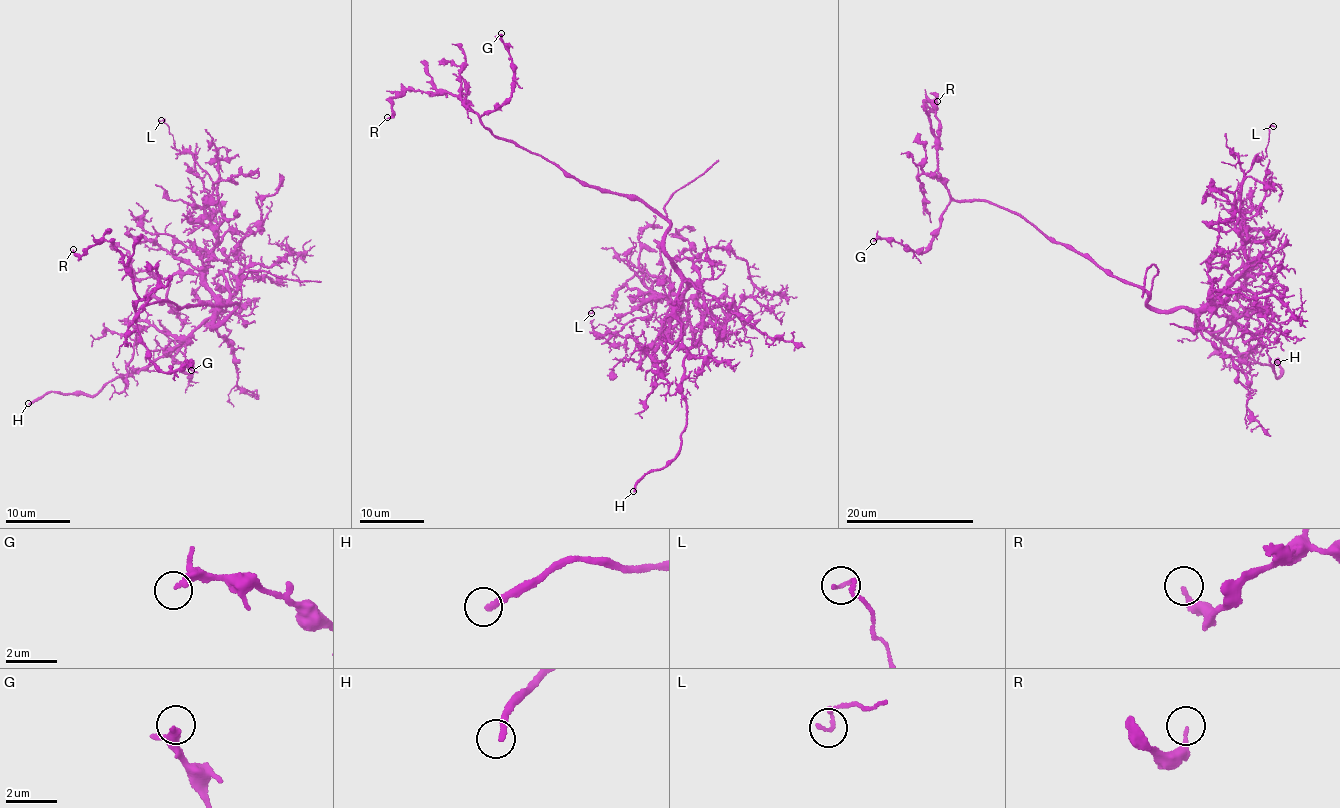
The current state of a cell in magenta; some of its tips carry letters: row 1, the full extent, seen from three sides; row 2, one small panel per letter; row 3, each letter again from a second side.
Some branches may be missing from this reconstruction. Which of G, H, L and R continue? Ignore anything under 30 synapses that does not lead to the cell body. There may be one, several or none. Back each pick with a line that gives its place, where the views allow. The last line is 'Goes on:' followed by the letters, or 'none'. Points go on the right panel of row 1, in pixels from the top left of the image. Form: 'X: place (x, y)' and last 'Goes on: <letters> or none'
H: place (1277, 362)
Goes on: H

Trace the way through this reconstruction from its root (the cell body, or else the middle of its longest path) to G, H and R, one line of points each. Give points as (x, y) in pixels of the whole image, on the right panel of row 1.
G: (1128, 282), (1056, 242), (1022, 215), (987, 201), (950, 202), (925, 251), (908, 251), (893, 240), (873, 241)
H: (1128, 282), (1147, 294), (1152, 309), (1189, 309), (1198, 324), (1236, 352), (1269, 364), (1278, 377), (1277, 362)
R: (1128, 282), (1022, 215), (951, 196), (938, 169), (940, 124), (932, 102), (925, 103), (931, 108), (937, 101)

